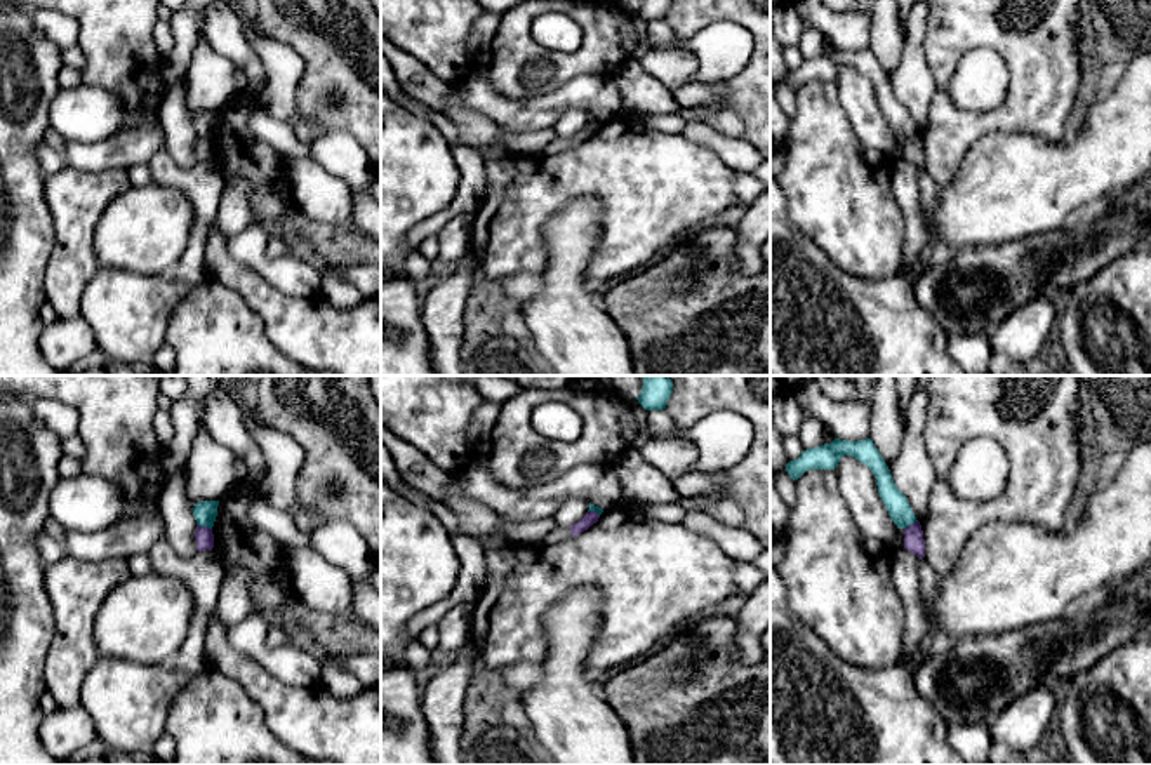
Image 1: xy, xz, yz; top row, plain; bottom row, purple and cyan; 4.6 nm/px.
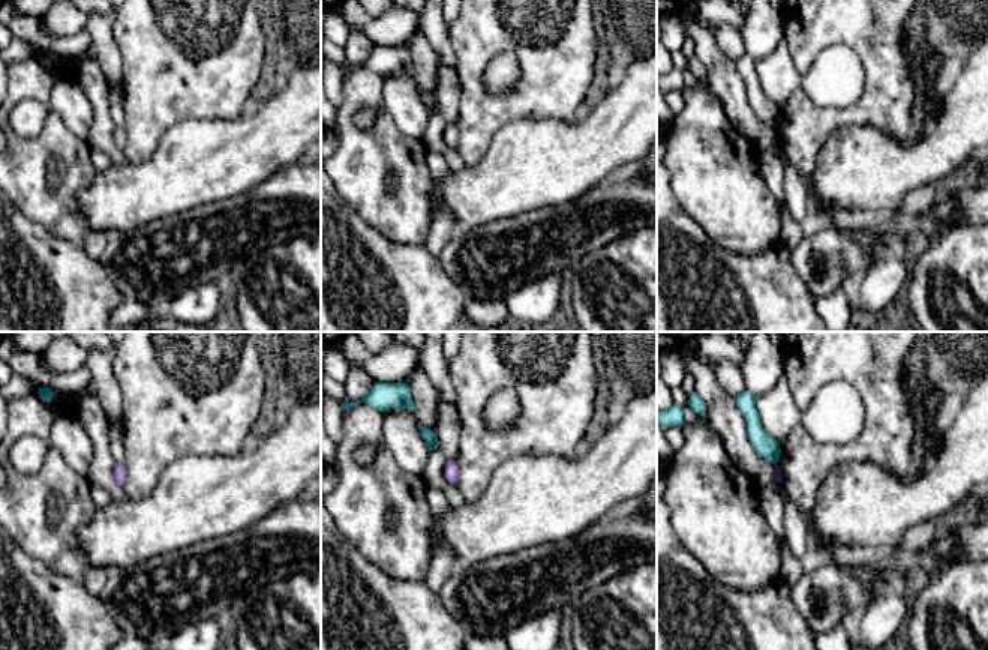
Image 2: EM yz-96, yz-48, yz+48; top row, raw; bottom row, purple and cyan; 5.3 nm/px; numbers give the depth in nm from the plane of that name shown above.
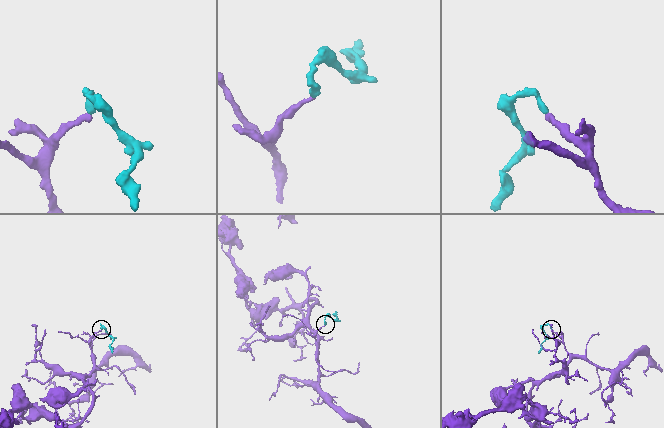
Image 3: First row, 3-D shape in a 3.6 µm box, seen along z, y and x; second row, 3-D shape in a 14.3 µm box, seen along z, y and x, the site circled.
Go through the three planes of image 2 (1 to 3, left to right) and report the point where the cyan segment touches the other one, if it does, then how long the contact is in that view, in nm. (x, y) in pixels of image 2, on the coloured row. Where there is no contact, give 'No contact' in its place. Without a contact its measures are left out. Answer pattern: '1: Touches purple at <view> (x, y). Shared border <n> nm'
1: No contact
2: No contact
3: No contact

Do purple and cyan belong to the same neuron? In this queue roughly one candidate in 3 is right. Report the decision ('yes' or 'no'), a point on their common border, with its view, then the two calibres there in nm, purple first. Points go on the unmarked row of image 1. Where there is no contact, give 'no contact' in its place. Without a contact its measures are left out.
no; meets purple in xy at (204, 138); 90 nm thick on the purple side, 110 nm on the other

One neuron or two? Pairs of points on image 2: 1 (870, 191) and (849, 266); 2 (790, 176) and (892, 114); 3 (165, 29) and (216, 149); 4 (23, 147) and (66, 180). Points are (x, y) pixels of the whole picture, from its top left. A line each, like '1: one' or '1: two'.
1: two
2: two
3: two
4: one

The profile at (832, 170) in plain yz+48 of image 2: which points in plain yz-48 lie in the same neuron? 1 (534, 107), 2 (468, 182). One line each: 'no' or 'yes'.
1: no
2: yes

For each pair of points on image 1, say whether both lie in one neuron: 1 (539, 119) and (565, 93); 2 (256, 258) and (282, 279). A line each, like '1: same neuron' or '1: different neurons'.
1: same neuron
2: same neuron

